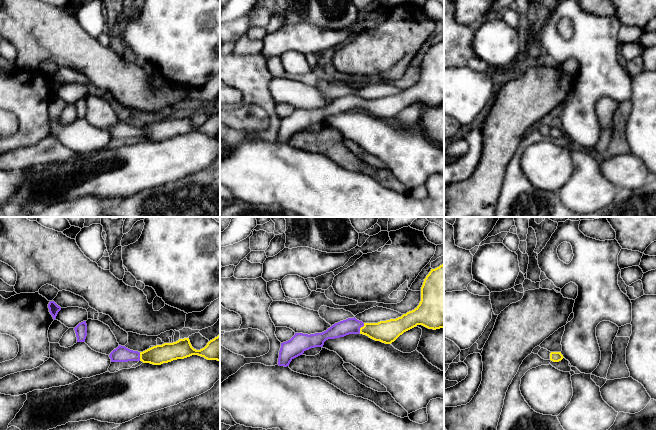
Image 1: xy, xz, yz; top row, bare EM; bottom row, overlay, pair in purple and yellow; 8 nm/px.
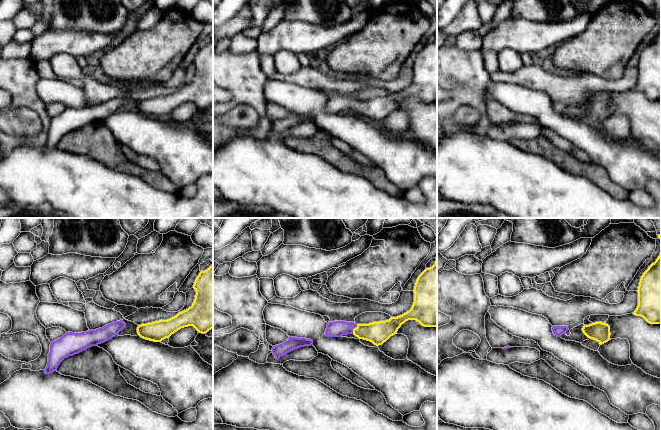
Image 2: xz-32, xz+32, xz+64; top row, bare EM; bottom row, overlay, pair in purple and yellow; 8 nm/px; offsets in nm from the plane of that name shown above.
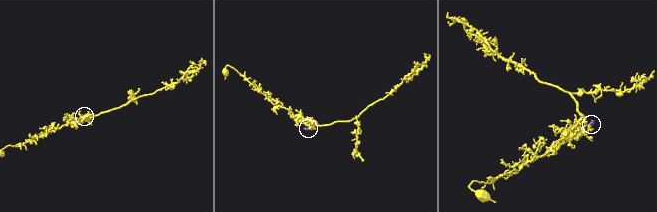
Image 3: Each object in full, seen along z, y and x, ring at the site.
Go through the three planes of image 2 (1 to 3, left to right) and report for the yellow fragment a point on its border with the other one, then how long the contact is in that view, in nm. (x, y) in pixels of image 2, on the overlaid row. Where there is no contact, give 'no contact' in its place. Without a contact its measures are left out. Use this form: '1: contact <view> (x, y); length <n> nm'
1: no contact
2: contact xz+32 (353, 328); length 90 nm
3: no contact

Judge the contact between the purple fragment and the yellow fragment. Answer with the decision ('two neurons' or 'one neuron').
one neuron

